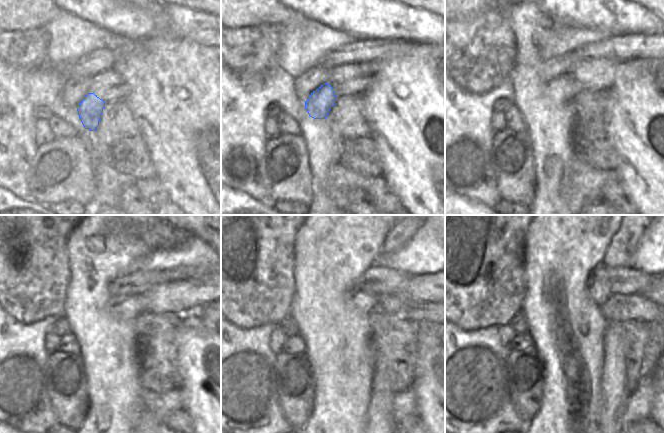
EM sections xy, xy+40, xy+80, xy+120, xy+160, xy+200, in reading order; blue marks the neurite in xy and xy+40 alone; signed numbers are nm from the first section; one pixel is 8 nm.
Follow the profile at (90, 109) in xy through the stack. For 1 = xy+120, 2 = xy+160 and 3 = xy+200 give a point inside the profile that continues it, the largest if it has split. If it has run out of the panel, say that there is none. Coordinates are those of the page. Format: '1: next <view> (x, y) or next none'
1: next xy+120 (126, 307)
2: next xy+160 (366, 300)
3: next xy+200 (599, 290)

